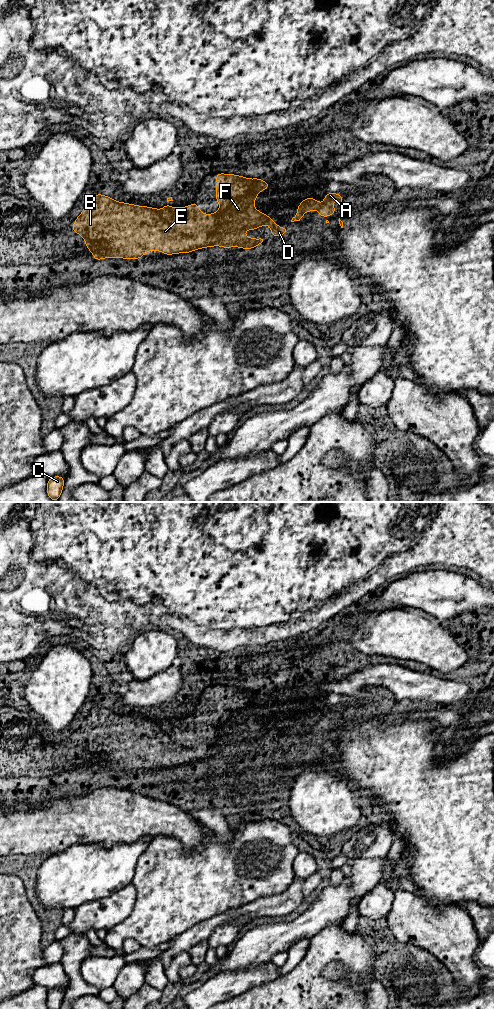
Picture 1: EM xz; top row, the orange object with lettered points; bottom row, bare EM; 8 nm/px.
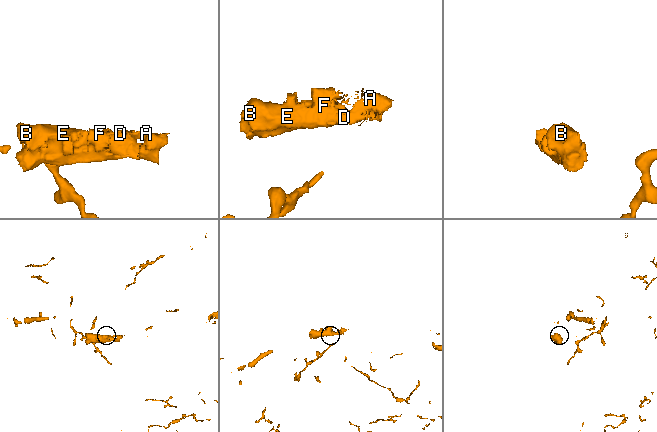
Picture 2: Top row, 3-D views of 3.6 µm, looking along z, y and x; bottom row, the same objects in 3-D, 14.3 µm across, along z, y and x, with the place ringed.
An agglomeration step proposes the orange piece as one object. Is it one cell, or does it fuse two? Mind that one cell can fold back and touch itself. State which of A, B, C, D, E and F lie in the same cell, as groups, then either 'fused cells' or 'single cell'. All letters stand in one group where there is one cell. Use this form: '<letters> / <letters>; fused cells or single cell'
A C / B D E F; fused cells

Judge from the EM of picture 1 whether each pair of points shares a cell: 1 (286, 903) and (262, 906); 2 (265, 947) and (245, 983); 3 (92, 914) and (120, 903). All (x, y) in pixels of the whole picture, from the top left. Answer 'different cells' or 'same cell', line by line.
1: same cell
2: different cells
3: same cell

